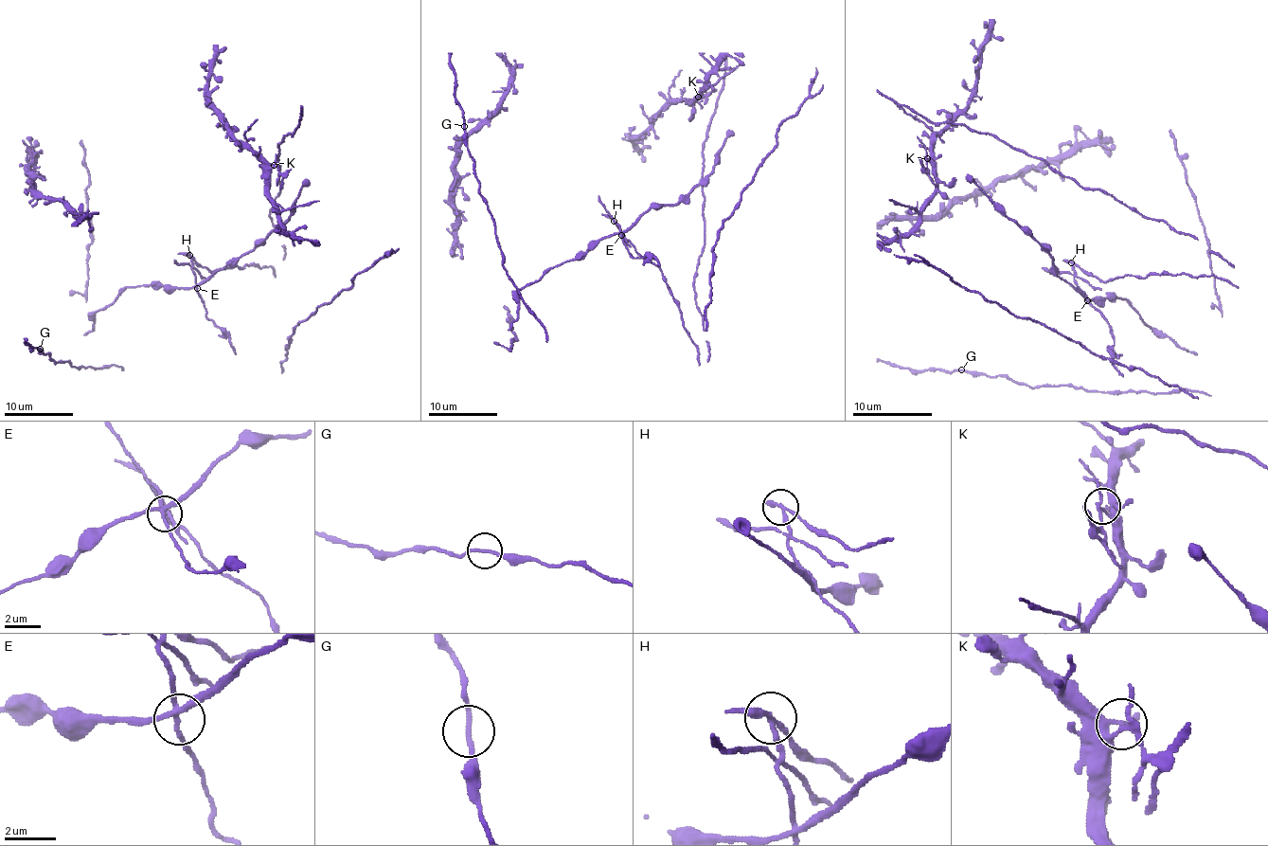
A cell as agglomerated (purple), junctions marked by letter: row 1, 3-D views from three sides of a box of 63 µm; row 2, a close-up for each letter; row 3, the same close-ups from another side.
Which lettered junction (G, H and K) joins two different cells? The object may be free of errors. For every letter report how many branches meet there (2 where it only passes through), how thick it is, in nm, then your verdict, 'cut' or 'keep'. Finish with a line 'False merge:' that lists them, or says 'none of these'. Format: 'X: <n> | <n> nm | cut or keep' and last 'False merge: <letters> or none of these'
G: 2 | 180 nm | keep
H: 3 | 190 nm | cut
K: 3 | 180 nm | keep
False merge: H

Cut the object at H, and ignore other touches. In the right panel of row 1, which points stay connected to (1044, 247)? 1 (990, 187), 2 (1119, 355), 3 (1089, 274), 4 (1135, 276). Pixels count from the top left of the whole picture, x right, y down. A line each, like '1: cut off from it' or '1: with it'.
1: cut off from it
2: with it
3: cut off from it
4: cut off from it

